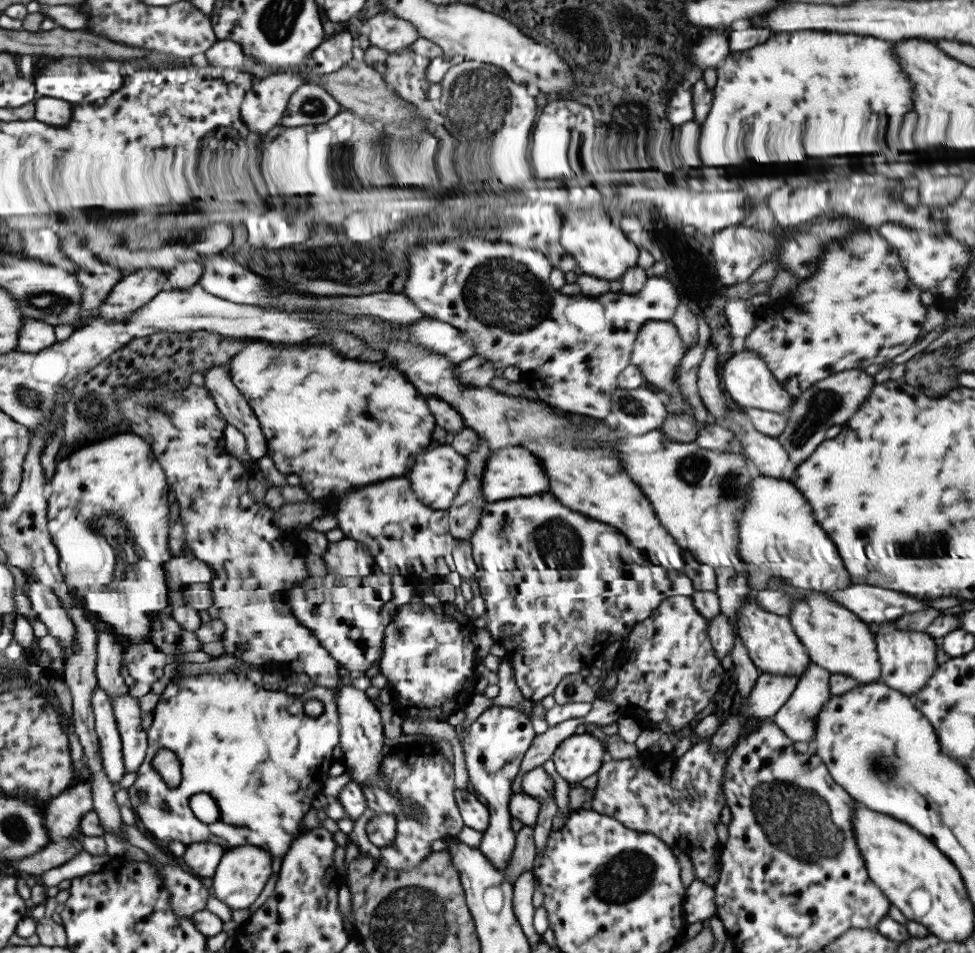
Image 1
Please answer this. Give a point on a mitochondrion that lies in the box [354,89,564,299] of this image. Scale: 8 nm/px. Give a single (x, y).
(414, 146)

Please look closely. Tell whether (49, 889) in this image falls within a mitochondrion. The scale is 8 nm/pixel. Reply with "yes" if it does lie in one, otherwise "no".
no

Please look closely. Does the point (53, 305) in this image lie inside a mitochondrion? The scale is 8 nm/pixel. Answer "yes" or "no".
yes

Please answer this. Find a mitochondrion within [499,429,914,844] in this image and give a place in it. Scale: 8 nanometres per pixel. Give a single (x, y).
(692, 469)

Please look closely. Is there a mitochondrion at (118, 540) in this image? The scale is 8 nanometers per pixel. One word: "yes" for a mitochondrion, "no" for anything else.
yes

